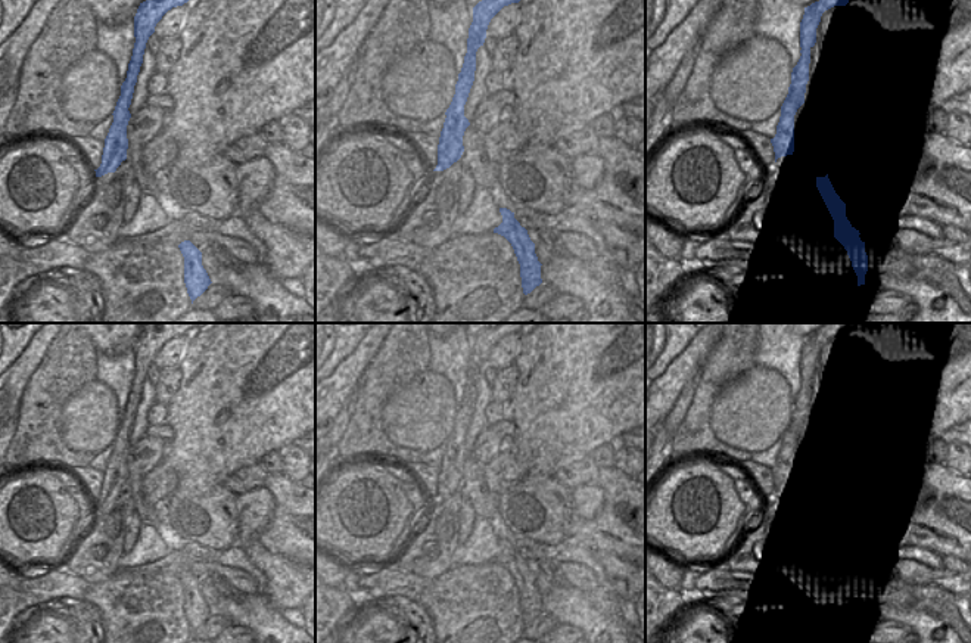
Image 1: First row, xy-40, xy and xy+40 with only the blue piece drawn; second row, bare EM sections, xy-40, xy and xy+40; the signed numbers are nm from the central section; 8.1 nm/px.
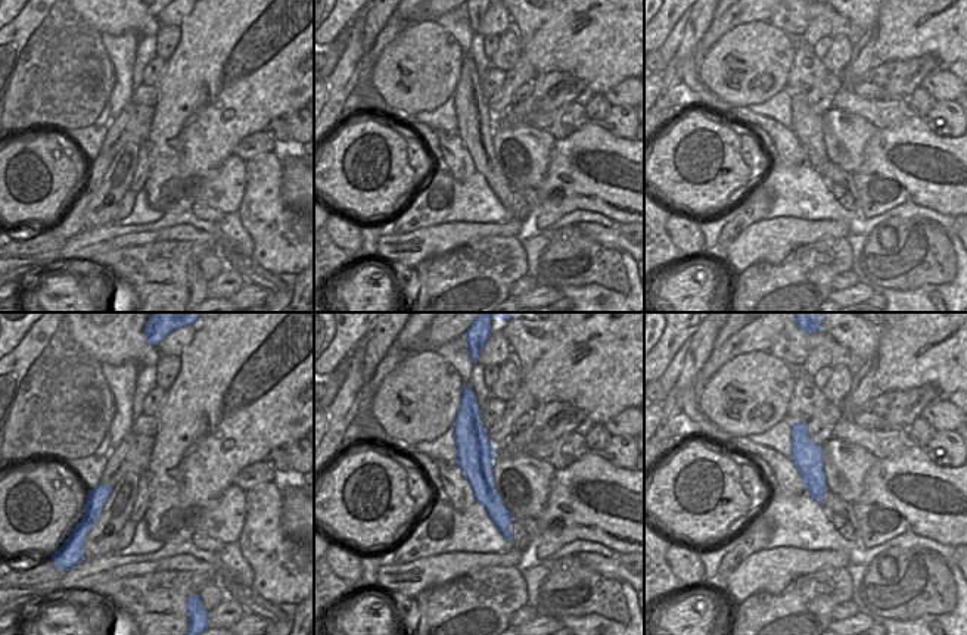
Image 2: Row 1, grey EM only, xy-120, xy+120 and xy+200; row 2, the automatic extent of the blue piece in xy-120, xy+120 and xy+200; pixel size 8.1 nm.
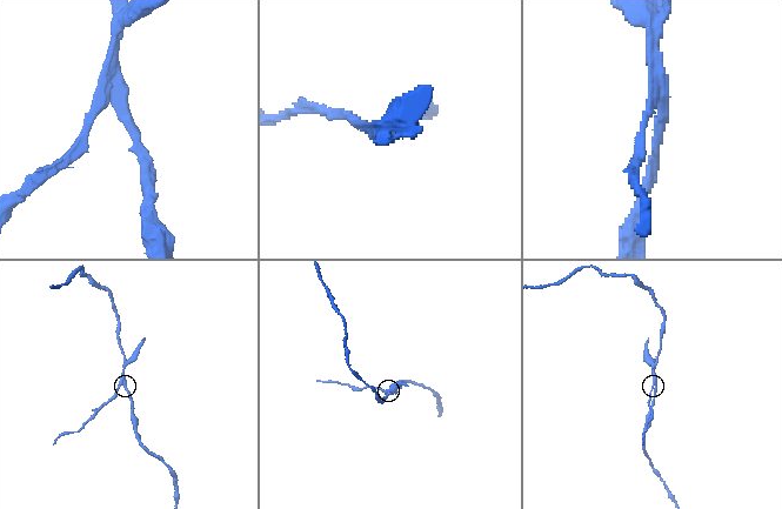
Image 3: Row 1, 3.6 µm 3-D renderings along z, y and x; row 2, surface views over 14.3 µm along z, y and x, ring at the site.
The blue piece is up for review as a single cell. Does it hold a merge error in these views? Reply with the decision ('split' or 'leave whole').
split

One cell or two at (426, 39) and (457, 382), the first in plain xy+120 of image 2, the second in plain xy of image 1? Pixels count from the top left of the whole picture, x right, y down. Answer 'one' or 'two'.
two

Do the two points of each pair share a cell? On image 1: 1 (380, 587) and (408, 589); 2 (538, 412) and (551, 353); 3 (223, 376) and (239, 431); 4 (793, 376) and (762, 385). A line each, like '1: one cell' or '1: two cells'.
1: one cell
2: one cell
3: one cell
4: two cells

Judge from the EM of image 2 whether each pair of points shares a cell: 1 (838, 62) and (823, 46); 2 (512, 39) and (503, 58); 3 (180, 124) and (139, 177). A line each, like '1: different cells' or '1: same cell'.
1: different cells
2: same cell
3: different cells

